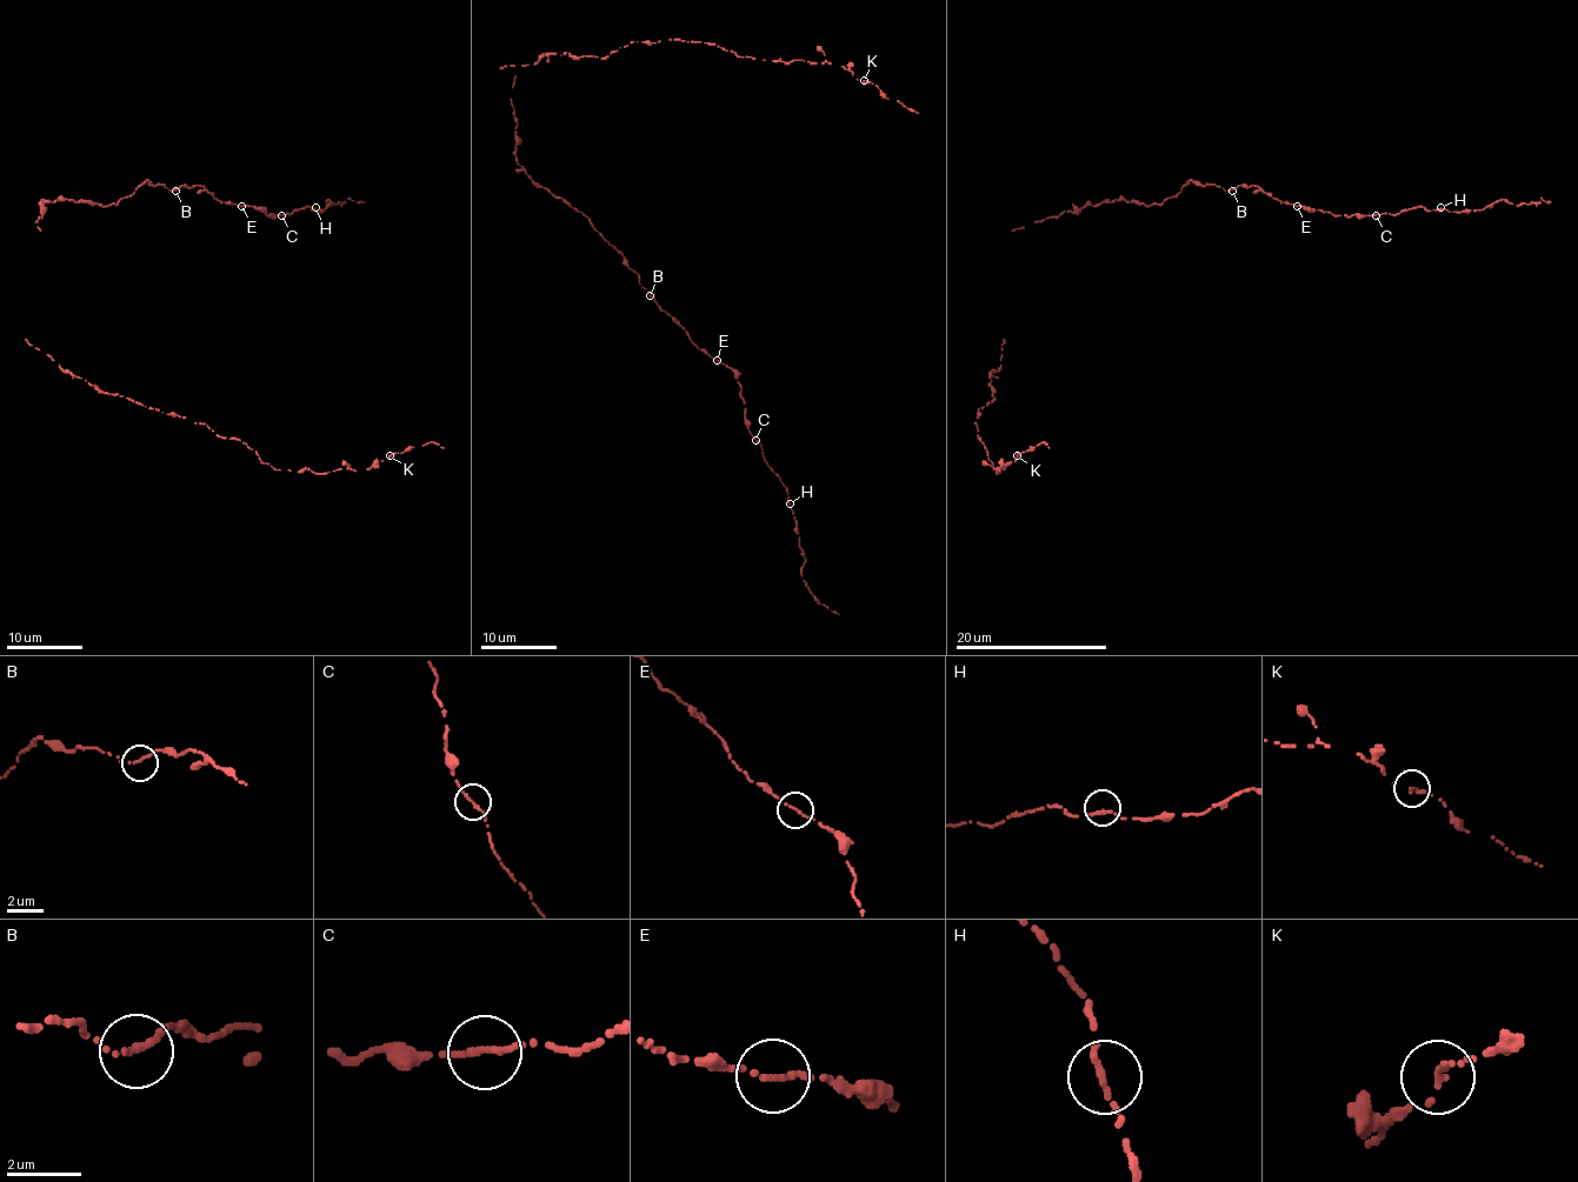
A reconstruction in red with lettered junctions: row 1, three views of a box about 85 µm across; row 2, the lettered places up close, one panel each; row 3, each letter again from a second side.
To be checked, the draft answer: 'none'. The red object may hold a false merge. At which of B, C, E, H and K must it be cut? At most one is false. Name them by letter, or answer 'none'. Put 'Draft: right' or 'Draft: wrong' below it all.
none
Draft: right

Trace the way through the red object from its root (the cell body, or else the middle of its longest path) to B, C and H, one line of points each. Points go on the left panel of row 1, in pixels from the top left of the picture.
B: (39, 219), (42, 215), (41, 206), (46, 201), (73, 200), (111, 206), (147, 181), (175, 191)
C: (39, 219), (46, 201), (111, 206), (147, 181), (170, 191), (200, 185), (220, 201), (281, 215)
H: (39, 219), (46, 201), (111, 206), (147, 181), (170, 191), (200, 185), (220, 201), (270, 216), (315, 207)

